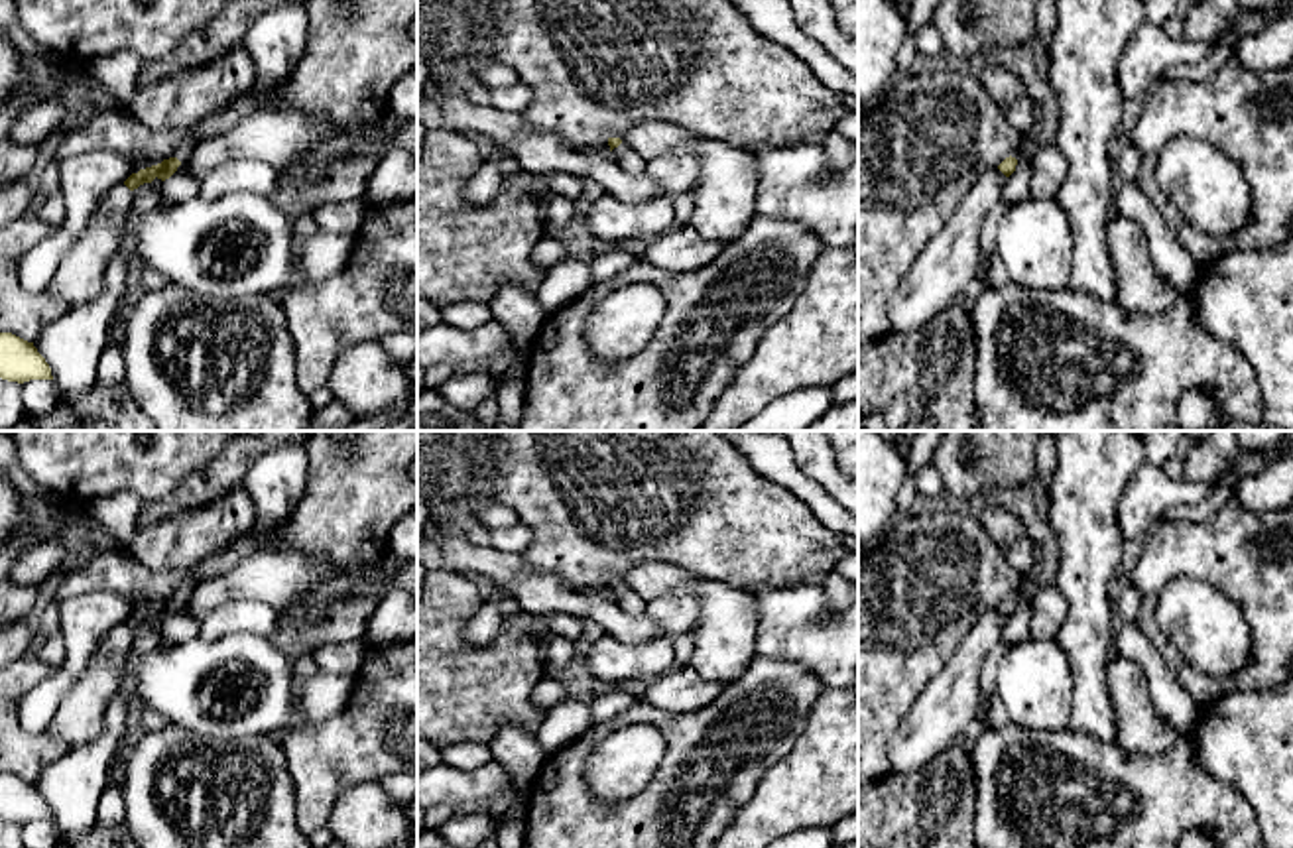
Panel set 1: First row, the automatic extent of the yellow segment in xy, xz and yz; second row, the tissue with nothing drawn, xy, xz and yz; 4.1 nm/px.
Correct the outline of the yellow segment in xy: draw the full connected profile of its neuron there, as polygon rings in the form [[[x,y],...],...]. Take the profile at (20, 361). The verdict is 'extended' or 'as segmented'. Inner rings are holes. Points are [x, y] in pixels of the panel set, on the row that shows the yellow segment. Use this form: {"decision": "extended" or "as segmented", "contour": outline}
{"decision": "as segmented", "contour": [[[0,333],[0,378],[18,384],[53,380],[49,364],[33,342],[12,333]]]}

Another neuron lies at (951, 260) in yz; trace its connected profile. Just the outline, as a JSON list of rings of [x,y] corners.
[[[988,169],[960,201],[945,228],[921,250],[890,299],[893,331],[921,329],[939,309],[976,277],[986,260],[980,252],[980,224],[992,205],[1002,201],[1006,175]]]

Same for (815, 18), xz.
[[[787,0],[795,22],[813,39],[817,39],[832,59],[858,79],[858,41],[846,35],[834,18],[829,0]]]

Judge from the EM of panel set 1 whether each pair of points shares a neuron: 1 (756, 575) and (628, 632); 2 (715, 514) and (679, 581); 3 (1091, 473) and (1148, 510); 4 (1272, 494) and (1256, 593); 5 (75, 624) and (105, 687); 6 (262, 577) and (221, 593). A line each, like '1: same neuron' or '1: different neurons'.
1: different neurons
2: different neurons
3: different neurons
4: different neurons
5: different neurons
6: same neuron

